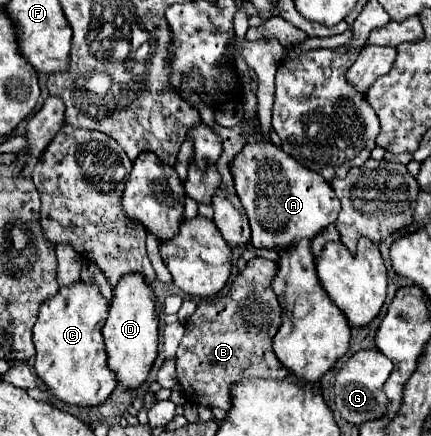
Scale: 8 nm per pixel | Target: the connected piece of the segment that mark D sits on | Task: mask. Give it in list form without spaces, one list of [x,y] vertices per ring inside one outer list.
[[[141,276],[123,278],[121,284],[113,288],[113,302],[109,308],[109,318],[103,326],[103,340],[107,350],[107,364],[115,372],[117,382],[127,390],[137,390],[145,384],[155,358],[157,358],[157,326],[159,318],[155,312],[153,290],[145,286]]]

